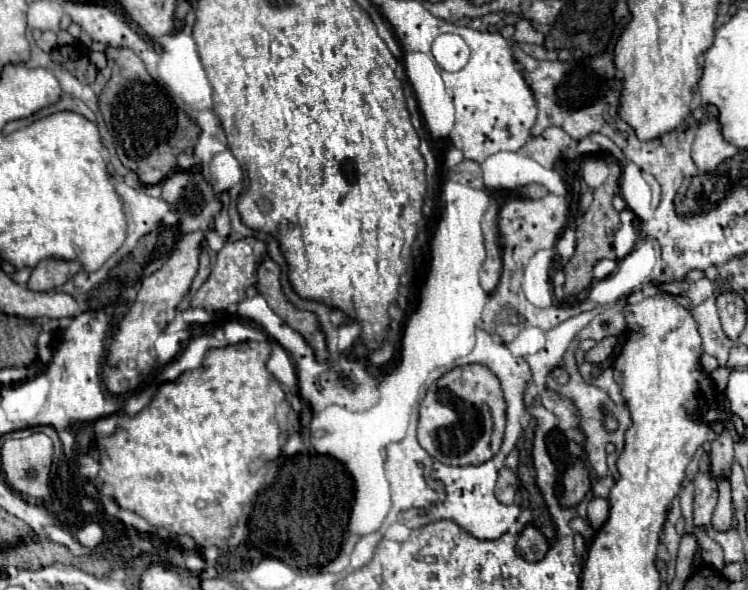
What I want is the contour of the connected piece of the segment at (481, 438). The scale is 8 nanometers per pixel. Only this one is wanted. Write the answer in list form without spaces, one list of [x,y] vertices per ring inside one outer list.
[[[460,366],[444,374],[430,386],[420,404],[418,442],[444,464],[482,464],[492,458],[502,444],[506,424],[506,402],[498,378],[484,366]]]

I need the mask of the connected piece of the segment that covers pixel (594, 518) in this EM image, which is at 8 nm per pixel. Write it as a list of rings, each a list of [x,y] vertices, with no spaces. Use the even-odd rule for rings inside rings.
[[[592,498],[590,504],[588,504],[588,522],[594,530],[600,530],[602,524],[606,522],[608,518],[608,512],[610,512],[610,506],[608,506],[608,500],[604,498]]]

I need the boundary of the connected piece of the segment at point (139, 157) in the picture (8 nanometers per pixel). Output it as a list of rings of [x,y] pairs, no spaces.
[[[106,46],[106,54],[108,54],[108,58],[114,60],[114,66],[112,66],[112,78],[108,80],[102,94],[98,96],[98,106],[100,106],[100,112],[104,116],[104,122],[110,130],[110,134],[114,138],[118,158],[122,160],[122,164],[126,168],[130,168],[138,174],[140,182],[158,184],[158,182],[166,180],[170,174],[176,172],[176,158],[182,152],[186,152],[188,148],[196,146],[198,136],[200,136],[200,128],[172,102],[172,98],[166,94],[164,86],[160,86],[148,74],[144,62],[130,48]]]

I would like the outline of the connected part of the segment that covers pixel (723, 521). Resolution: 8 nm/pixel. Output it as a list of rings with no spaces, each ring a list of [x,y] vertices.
[[[718,480],[718,504],[712,514],[712,528],[718,532],[724,532],[730,528],[732,522],[732,498],[730,498],[730,484],[728,480]]]

